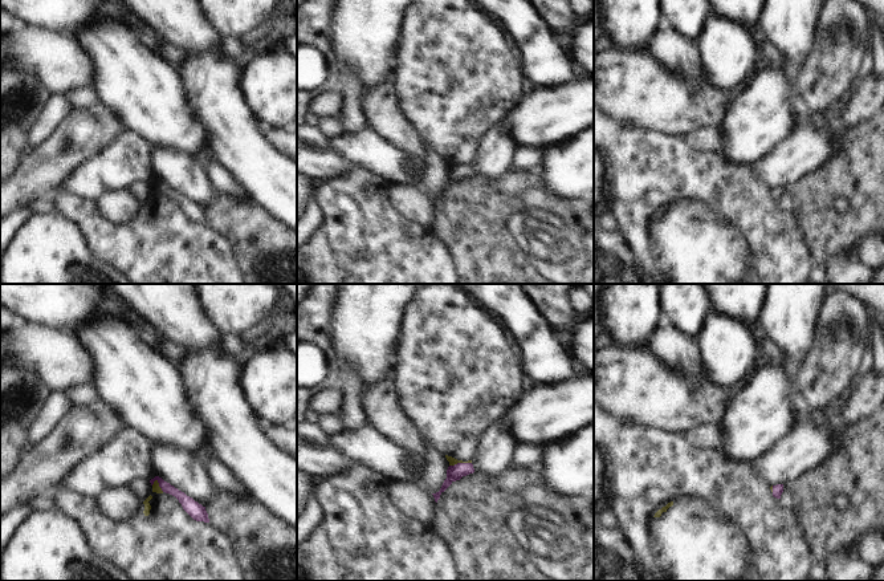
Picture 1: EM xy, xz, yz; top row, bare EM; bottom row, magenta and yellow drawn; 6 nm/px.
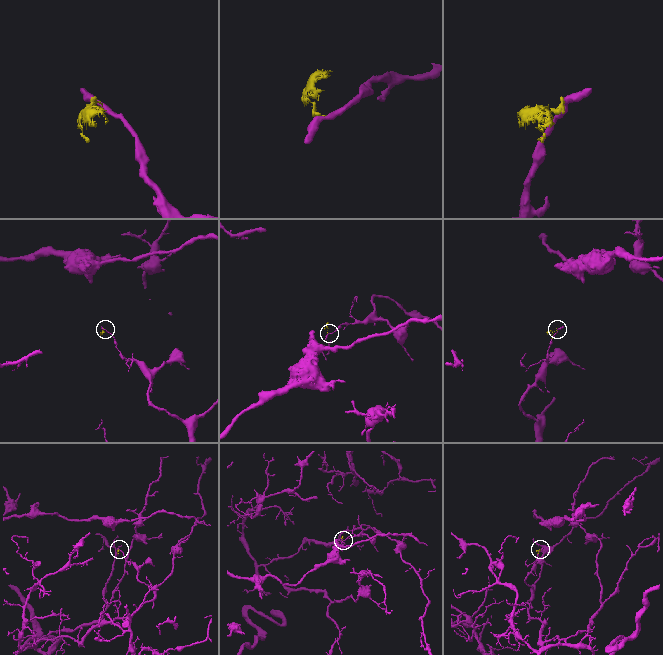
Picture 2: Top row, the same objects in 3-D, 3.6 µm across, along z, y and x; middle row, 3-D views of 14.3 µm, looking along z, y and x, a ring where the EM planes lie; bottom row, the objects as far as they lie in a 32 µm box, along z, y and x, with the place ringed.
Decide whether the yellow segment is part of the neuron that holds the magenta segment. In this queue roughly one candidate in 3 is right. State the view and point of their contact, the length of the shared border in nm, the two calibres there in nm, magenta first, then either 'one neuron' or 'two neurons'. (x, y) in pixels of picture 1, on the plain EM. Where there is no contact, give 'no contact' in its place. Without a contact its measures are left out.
contact xz (460, 166); length 140 nm; calibres 100 and 50 nm; two neurons

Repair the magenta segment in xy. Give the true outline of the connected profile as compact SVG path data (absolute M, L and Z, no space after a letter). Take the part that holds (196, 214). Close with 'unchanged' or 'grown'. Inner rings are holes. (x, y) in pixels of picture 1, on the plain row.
M155 179L154 182L150 183L151 188L154 184L159 186L159 190L162 191L163 195L170 196L175 199L179 206L182 207L183 212L196 224L204 224L209 226L208 216L205 214L205 210L195 204L192 200L187 199L184 195L179 194L170 186L164 184L162 180Z; unchanged

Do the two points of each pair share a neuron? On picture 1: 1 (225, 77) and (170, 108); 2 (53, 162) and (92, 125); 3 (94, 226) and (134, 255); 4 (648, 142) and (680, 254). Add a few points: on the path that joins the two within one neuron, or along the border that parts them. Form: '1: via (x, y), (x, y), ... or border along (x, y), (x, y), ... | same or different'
1: border along (180, 72), (190, 101), (204, 125) | different
2: via (64, 154), (82, 135) | same
3: via (104, 235), (111, 243), (125, 247) | same
4: via (650, 170), (679, 199), (680, 226) | same

